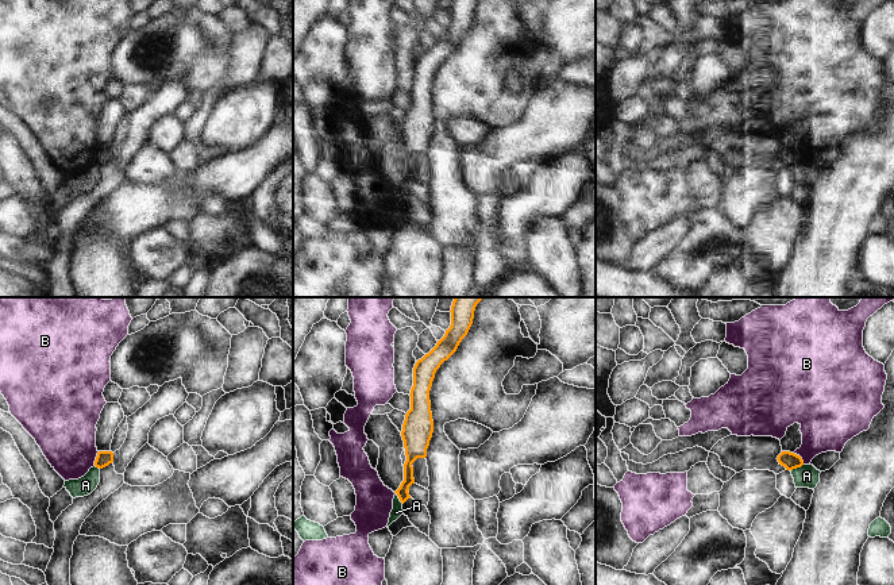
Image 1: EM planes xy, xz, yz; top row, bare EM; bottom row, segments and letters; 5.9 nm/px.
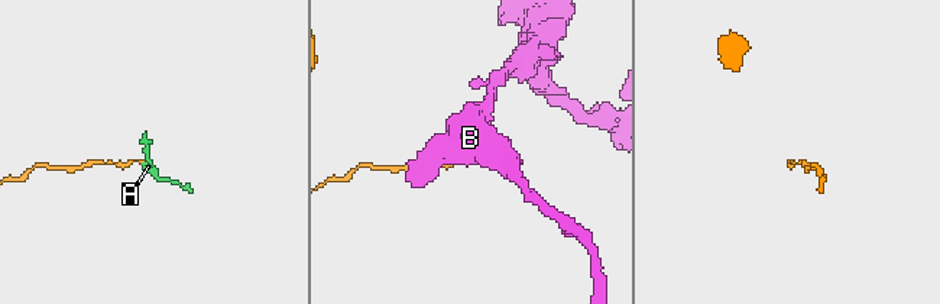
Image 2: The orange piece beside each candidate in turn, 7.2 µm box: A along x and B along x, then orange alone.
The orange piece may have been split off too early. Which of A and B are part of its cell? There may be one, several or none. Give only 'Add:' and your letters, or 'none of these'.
Add: none of these.

